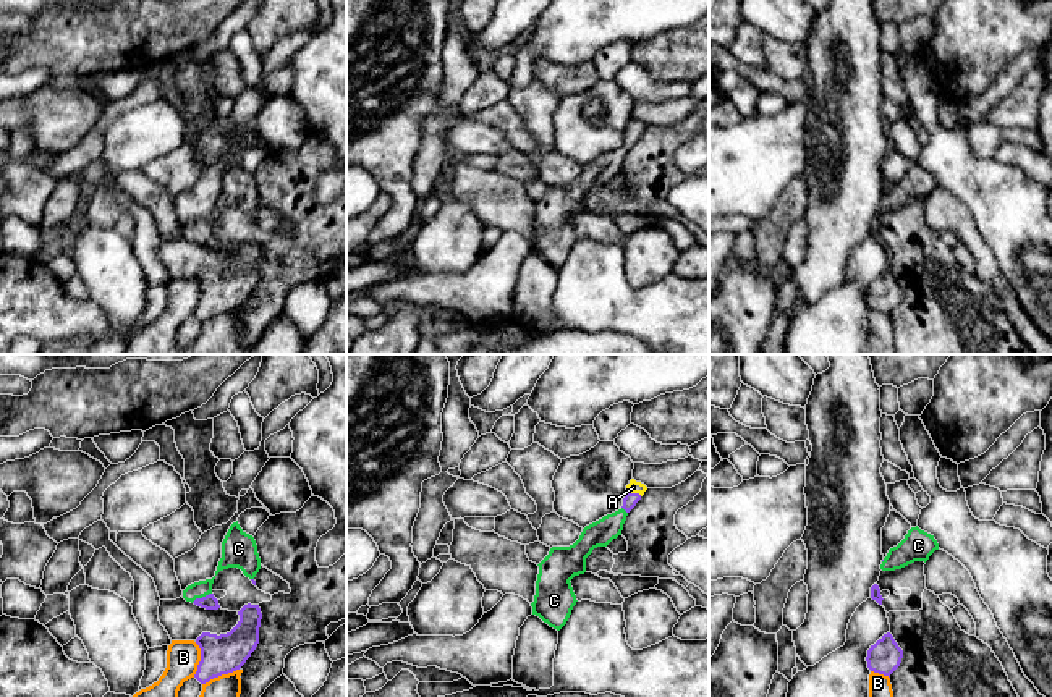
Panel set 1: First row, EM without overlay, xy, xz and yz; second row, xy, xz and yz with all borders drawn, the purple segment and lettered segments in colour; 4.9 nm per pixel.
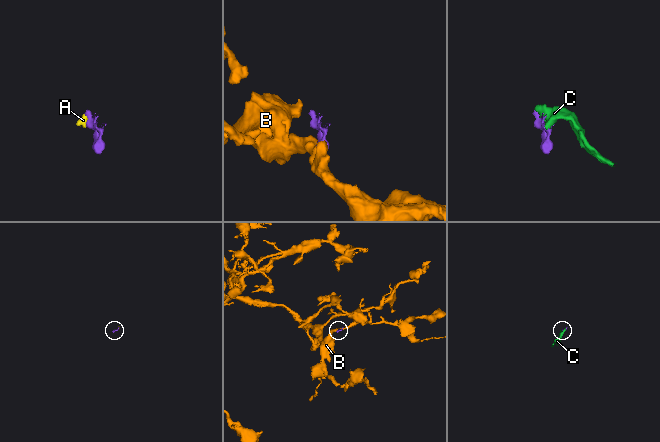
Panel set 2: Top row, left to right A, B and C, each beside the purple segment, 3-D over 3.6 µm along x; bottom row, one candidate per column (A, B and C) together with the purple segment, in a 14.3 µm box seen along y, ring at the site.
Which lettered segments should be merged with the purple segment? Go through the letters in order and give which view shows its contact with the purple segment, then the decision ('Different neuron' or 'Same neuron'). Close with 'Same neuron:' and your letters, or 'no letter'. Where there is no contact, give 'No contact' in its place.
A: Touches purple in xz. Same neuron
B: Touches purple in xy. Different neuron
C: Touches purple in xy. Same neuron
Same neuron: A, C

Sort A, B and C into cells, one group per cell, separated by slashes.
A C / B

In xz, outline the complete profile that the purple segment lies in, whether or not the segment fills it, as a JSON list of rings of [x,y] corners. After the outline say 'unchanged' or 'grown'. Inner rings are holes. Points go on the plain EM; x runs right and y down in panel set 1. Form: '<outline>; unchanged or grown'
[[[631,116],[626,123],[623,144],[618,149],[586,163],[573,183],[550,186],[549,192],[537,202],[536,233],[531,241],[532,252],[557,268],[566,262],[578,239],[570,218],[586,210],[586,196],[594,186],[607,184],[621,173],[628,150],[646,128],[644,121]]]; grown

